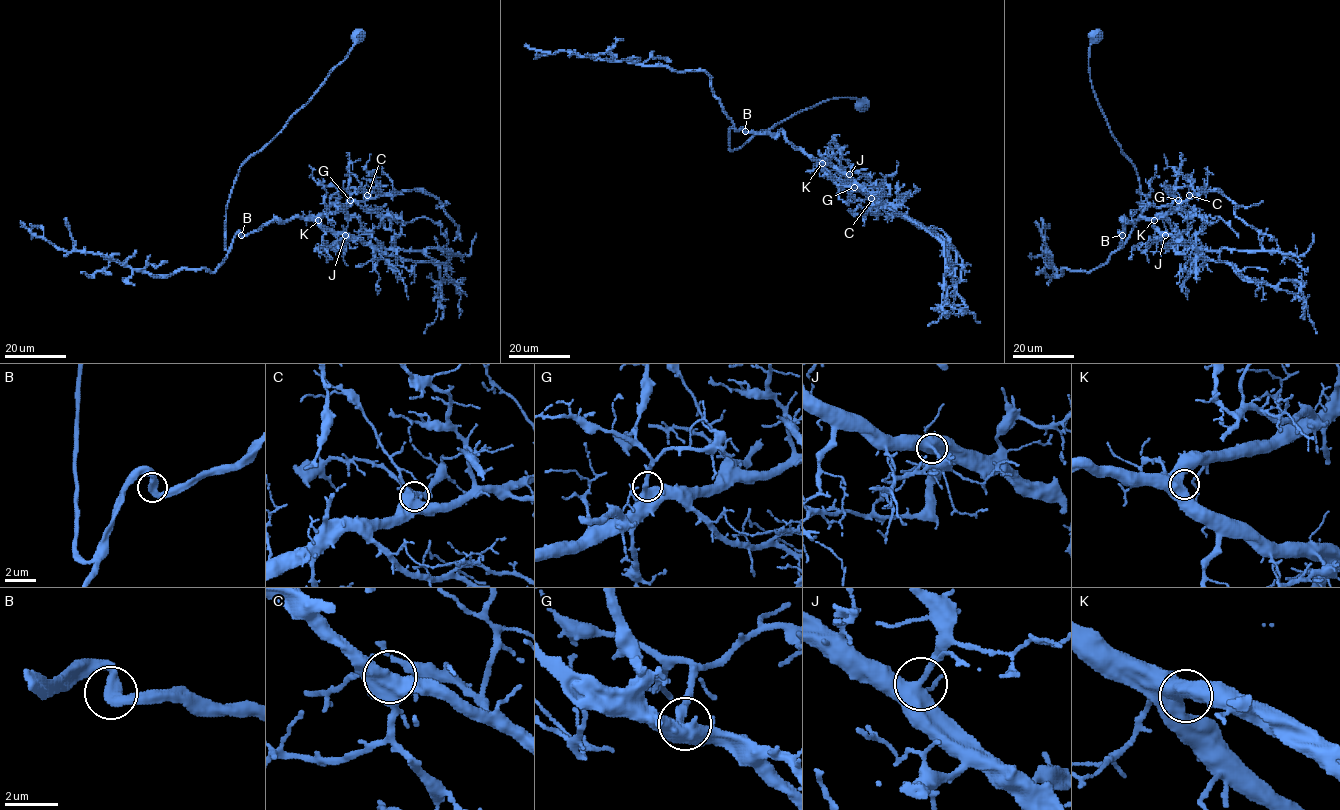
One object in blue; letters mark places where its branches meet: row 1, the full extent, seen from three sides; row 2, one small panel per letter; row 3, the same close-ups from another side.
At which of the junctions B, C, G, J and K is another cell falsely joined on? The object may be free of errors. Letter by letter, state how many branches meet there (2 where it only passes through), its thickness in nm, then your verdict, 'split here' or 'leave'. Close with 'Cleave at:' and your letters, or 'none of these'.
B: branches 2; calibre 480 nm; leave
C: branches 2; calibre 500 nm; leave
G: branches 2; calibre 500 nm; leave
J: branches 2; calibre 480 nm; leave
K: branches 2; calibre 550 nm; leave
Cleave at: none of these

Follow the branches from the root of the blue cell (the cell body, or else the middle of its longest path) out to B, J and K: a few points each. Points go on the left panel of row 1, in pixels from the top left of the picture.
B: (360, 36), (313, 96), (240, 168), (226, 209), (225, 248), (229, 248), (238, 232), (241, 235)
J: (360, 36), (313, 96), (242, 165), (225, 215), (227, 249), (238, 232), (247, 236), (294, 217), (345, 235)
K: (360, 36), (313, 96), (240, 168), (226, 209), (225, 248), (238, 232), (247, 236), (272, 221), (318, 220)

